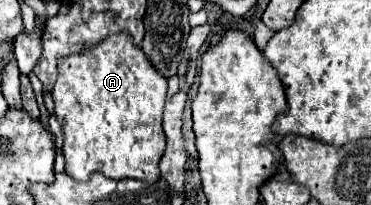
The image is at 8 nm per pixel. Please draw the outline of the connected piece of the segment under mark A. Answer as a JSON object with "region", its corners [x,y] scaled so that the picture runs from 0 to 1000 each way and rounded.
{"region":[[[318,156],[280,185],[248,234],[167,273],[156,293],[156,380],[146,420],[146,556],[173,634],[178,849],[205,878],[237,878],[248,839],[275,839],[296,868],[367,868],[415,898],[431,859],[426,780],[442,751],[437,527],[447,488],[447,380],[388,273],[383,234],[356,205],[356,176]]]}

